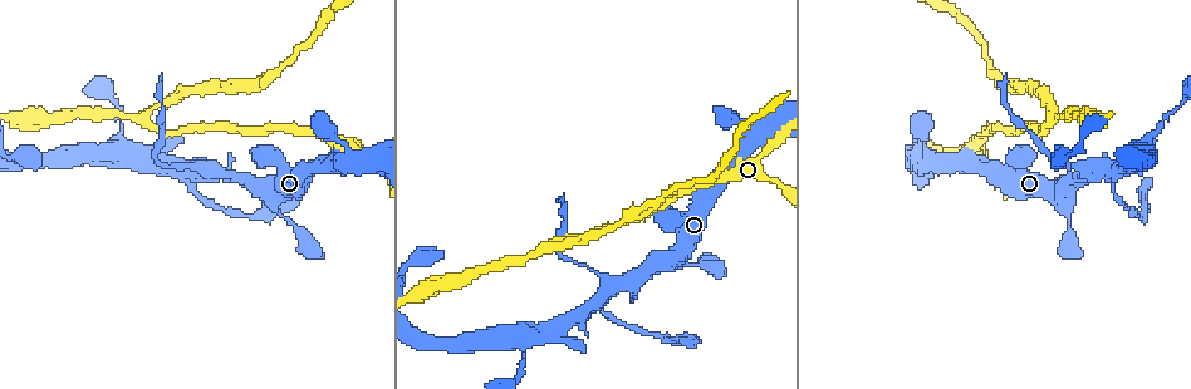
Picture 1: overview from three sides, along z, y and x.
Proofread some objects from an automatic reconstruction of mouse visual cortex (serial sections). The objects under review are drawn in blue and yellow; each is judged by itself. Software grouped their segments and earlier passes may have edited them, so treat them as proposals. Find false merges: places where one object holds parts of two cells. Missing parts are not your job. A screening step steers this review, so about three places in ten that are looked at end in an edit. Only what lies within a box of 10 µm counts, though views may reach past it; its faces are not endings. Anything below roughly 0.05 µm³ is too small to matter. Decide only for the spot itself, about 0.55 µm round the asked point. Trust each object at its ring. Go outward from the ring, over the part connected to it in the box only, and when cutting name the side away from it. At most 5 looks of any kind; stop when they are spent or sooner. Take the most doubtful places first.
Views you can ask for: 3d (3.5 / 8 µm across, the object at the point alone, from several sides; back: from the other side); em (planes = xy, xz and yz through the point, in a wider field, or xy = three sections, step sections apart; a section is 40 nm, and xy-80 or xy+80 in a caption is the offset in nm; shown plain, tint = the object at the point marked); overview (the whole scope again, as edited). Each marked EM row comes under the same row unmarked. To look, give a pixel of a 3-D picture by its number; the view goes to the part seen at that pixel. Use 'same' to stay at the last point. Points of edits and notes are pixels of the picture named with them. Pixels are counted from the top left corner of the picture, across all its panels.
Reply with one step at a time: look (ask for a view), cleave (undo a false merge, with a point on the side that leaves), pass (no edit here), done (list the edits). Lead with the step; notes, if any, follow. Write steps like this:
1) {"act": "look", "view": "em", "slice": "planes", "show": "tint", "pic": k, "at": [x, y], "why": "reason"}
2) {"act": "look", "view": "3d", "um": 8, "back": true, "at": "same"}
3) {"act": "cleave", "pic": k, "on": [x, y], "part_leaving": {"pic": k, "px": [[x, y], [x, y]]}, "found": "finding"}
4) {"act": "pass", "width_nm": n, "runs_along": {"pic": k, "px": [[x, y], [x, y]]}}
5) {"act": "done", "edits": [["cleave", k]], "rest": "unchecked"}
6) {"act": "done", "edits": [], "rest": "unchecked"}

{"act": "look", "view": "3d", "um": 8, "pic": 1, "at": [1047, 117], "why": "abrupt turn"}

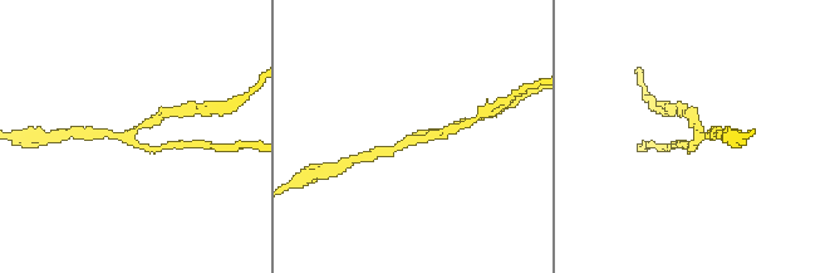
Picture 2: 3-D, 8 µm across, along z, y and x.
{"act": "look", "view": "em", "slice": "planes", "show": "tint", "at": "same", "arms": 3, "arm_widths_nm": [200, 250, 250]}

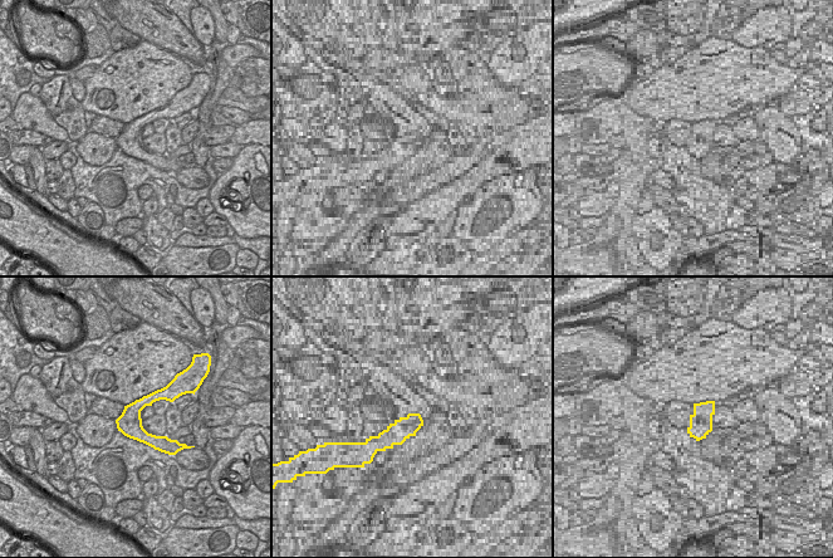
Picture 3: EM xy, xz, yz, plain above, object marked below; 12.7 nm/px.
{"act": "pass", "found": "continuous, no second cell"}

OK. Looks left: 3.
{"act": "look", "view": "3d", "um": 8, "pic": 1, "at": [191, 173], "why": "branch point"}

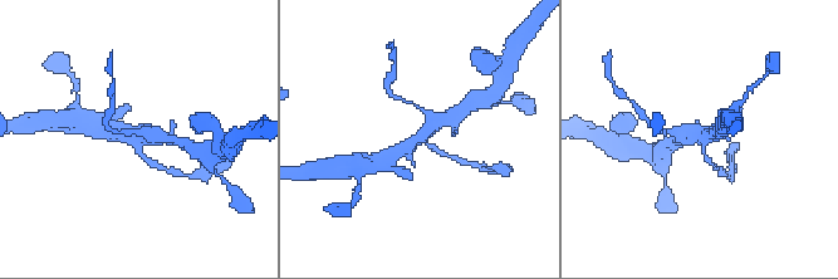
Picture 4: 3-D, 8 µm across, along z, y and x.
{"act": "look", "view": "em", "slice": "planes", "show": "tint", "at": "same", "arms": 3, "arm_widths_nm": [150, 400, 400]}

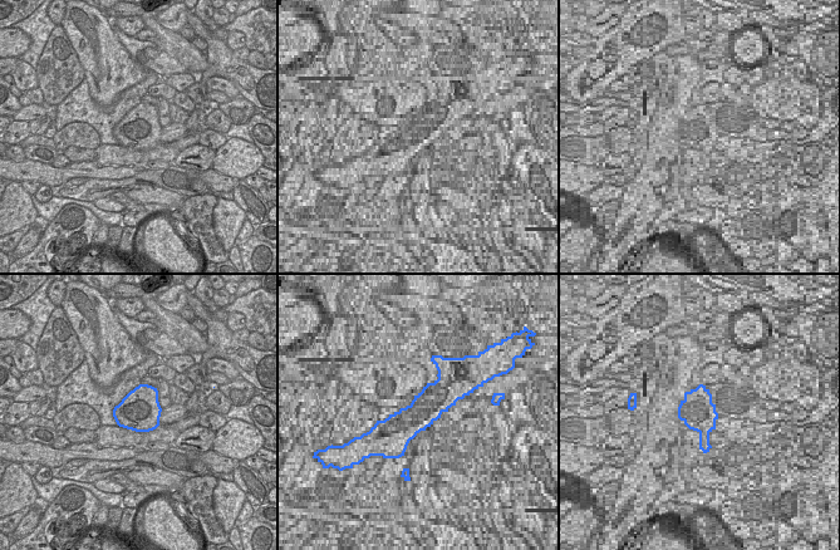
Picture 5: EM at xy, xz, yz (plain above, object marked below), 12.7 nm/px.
{"act": "pass", "found": "one cell here"}

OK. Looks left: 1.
{"act": "done", "edits": [], "rest": "unchecked"}

